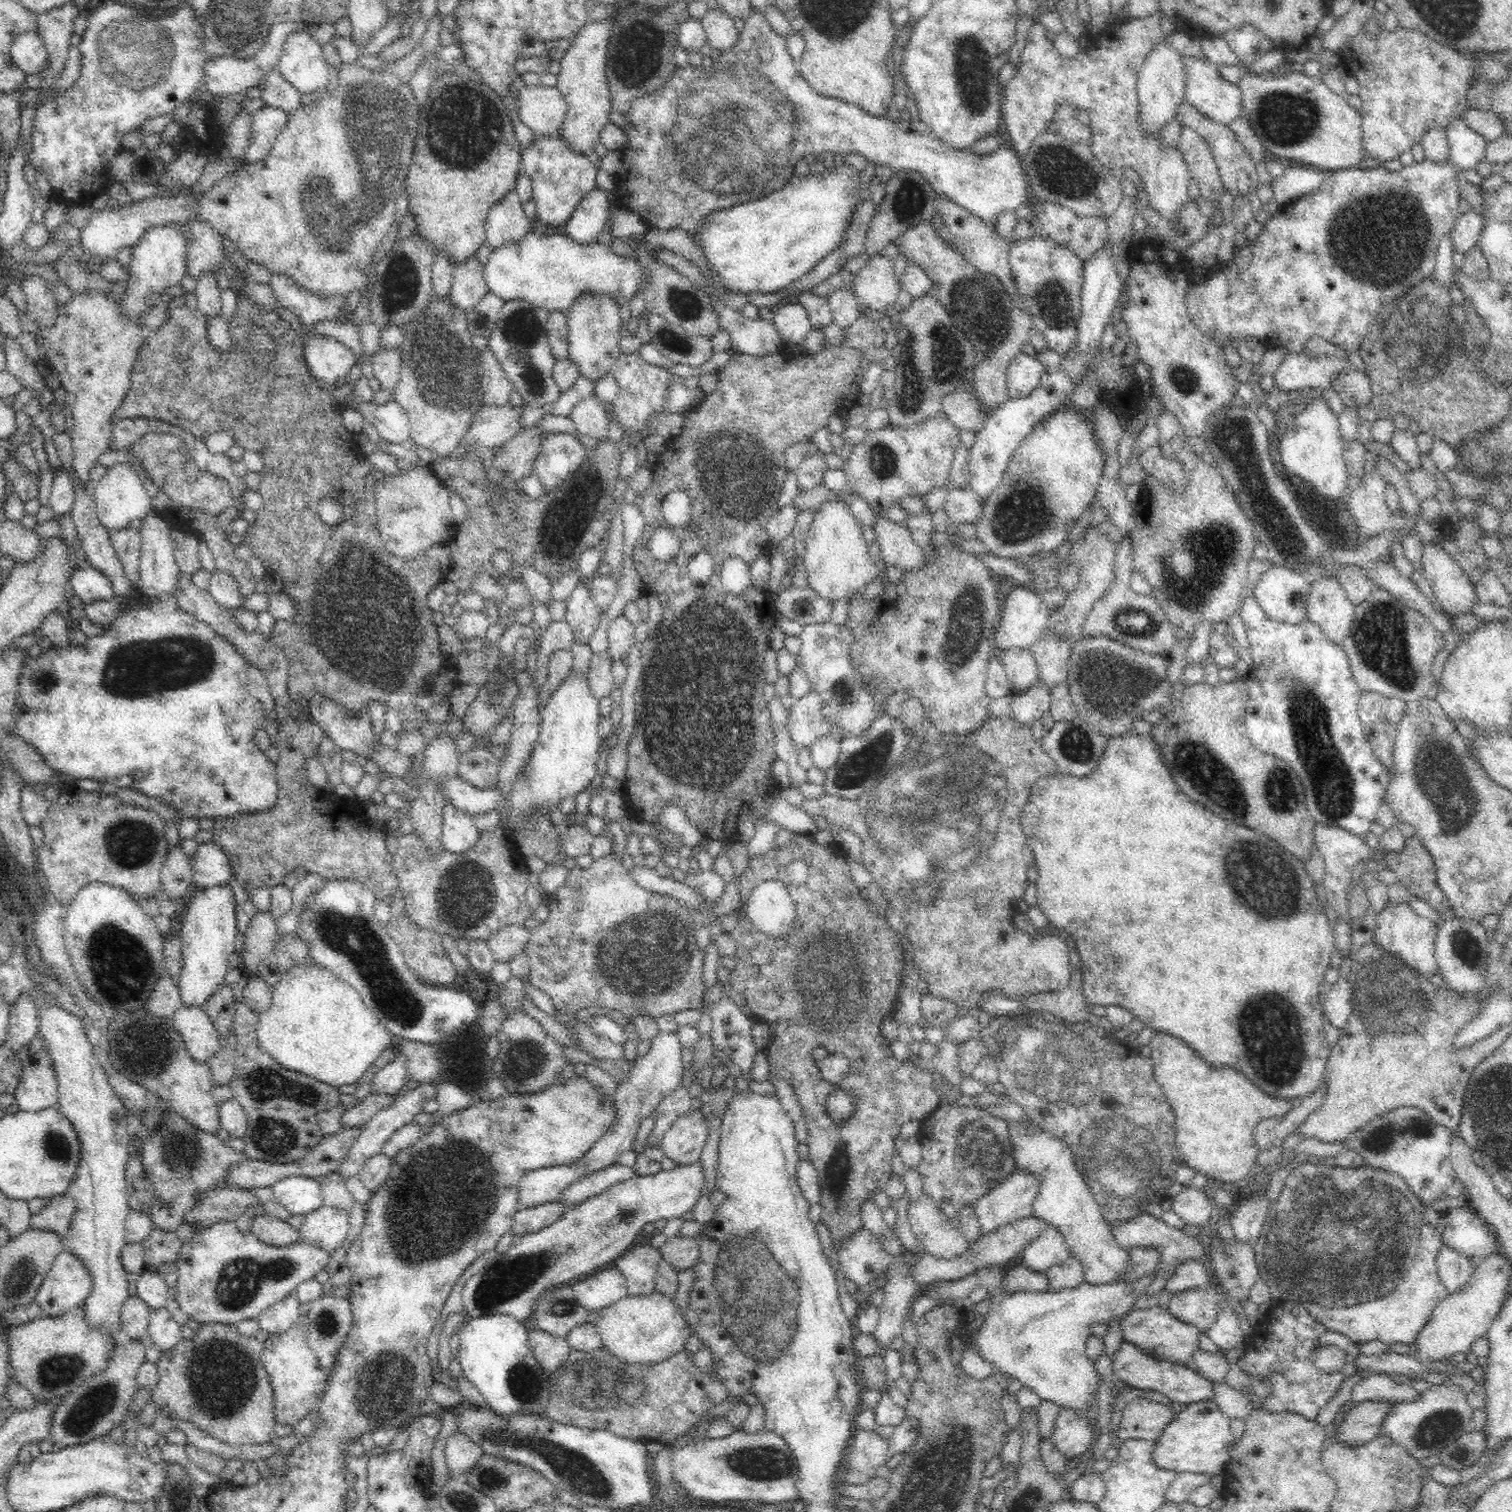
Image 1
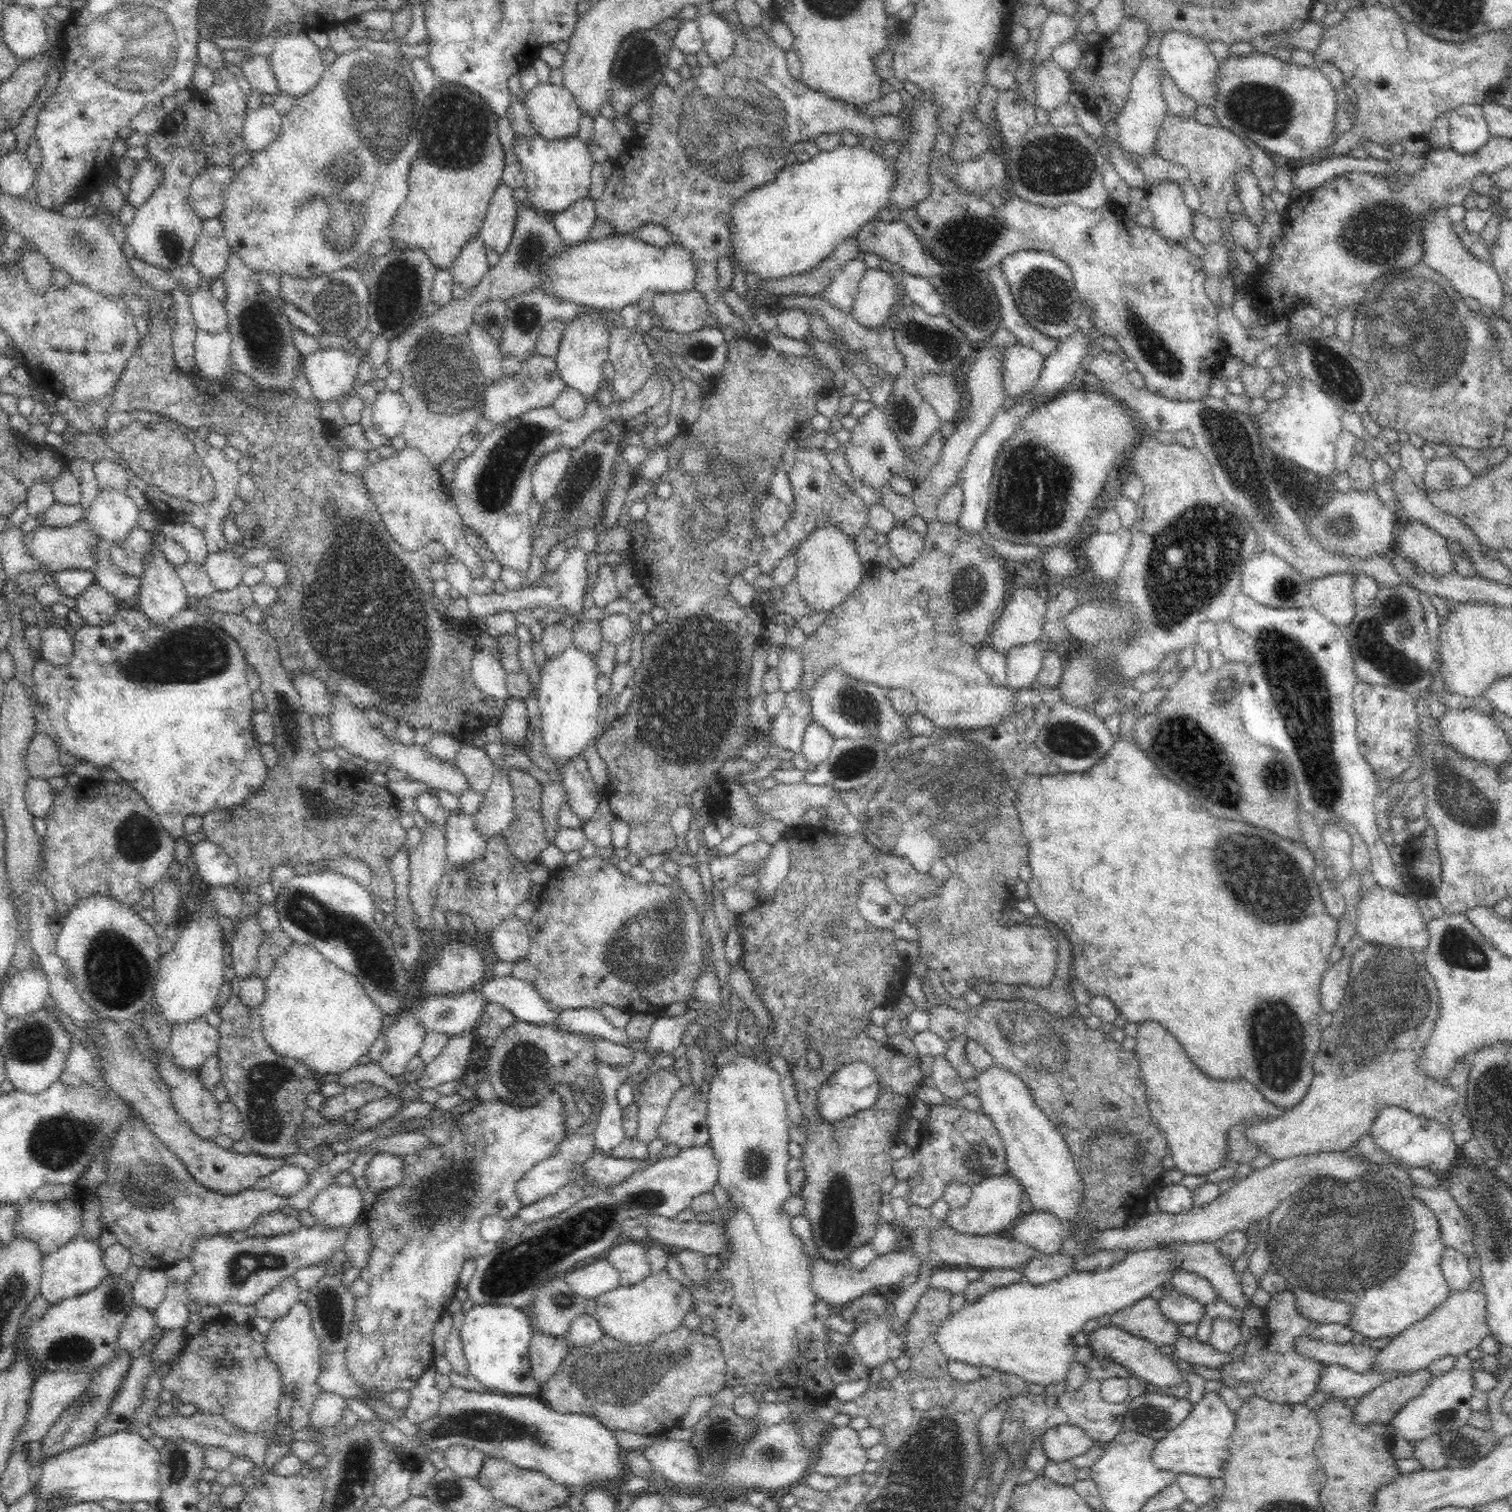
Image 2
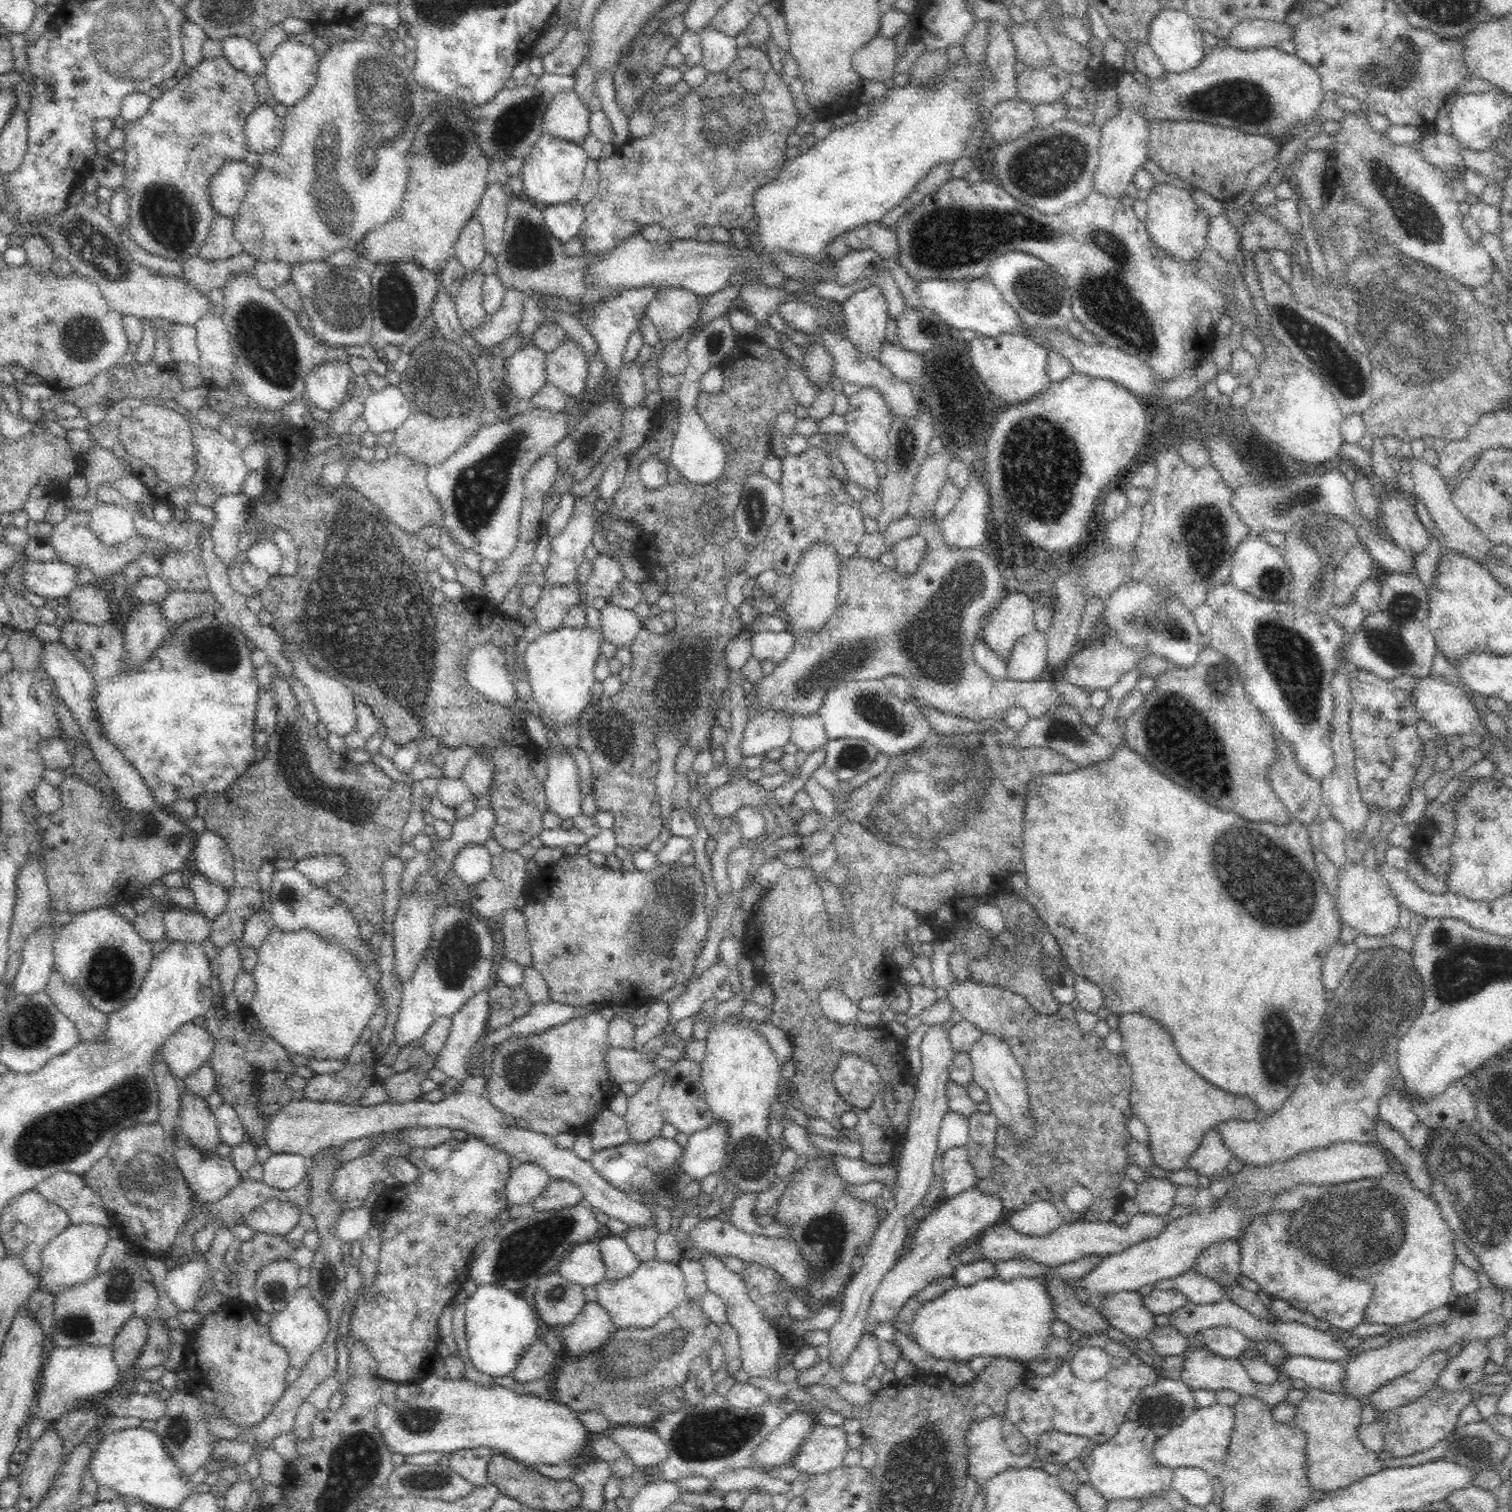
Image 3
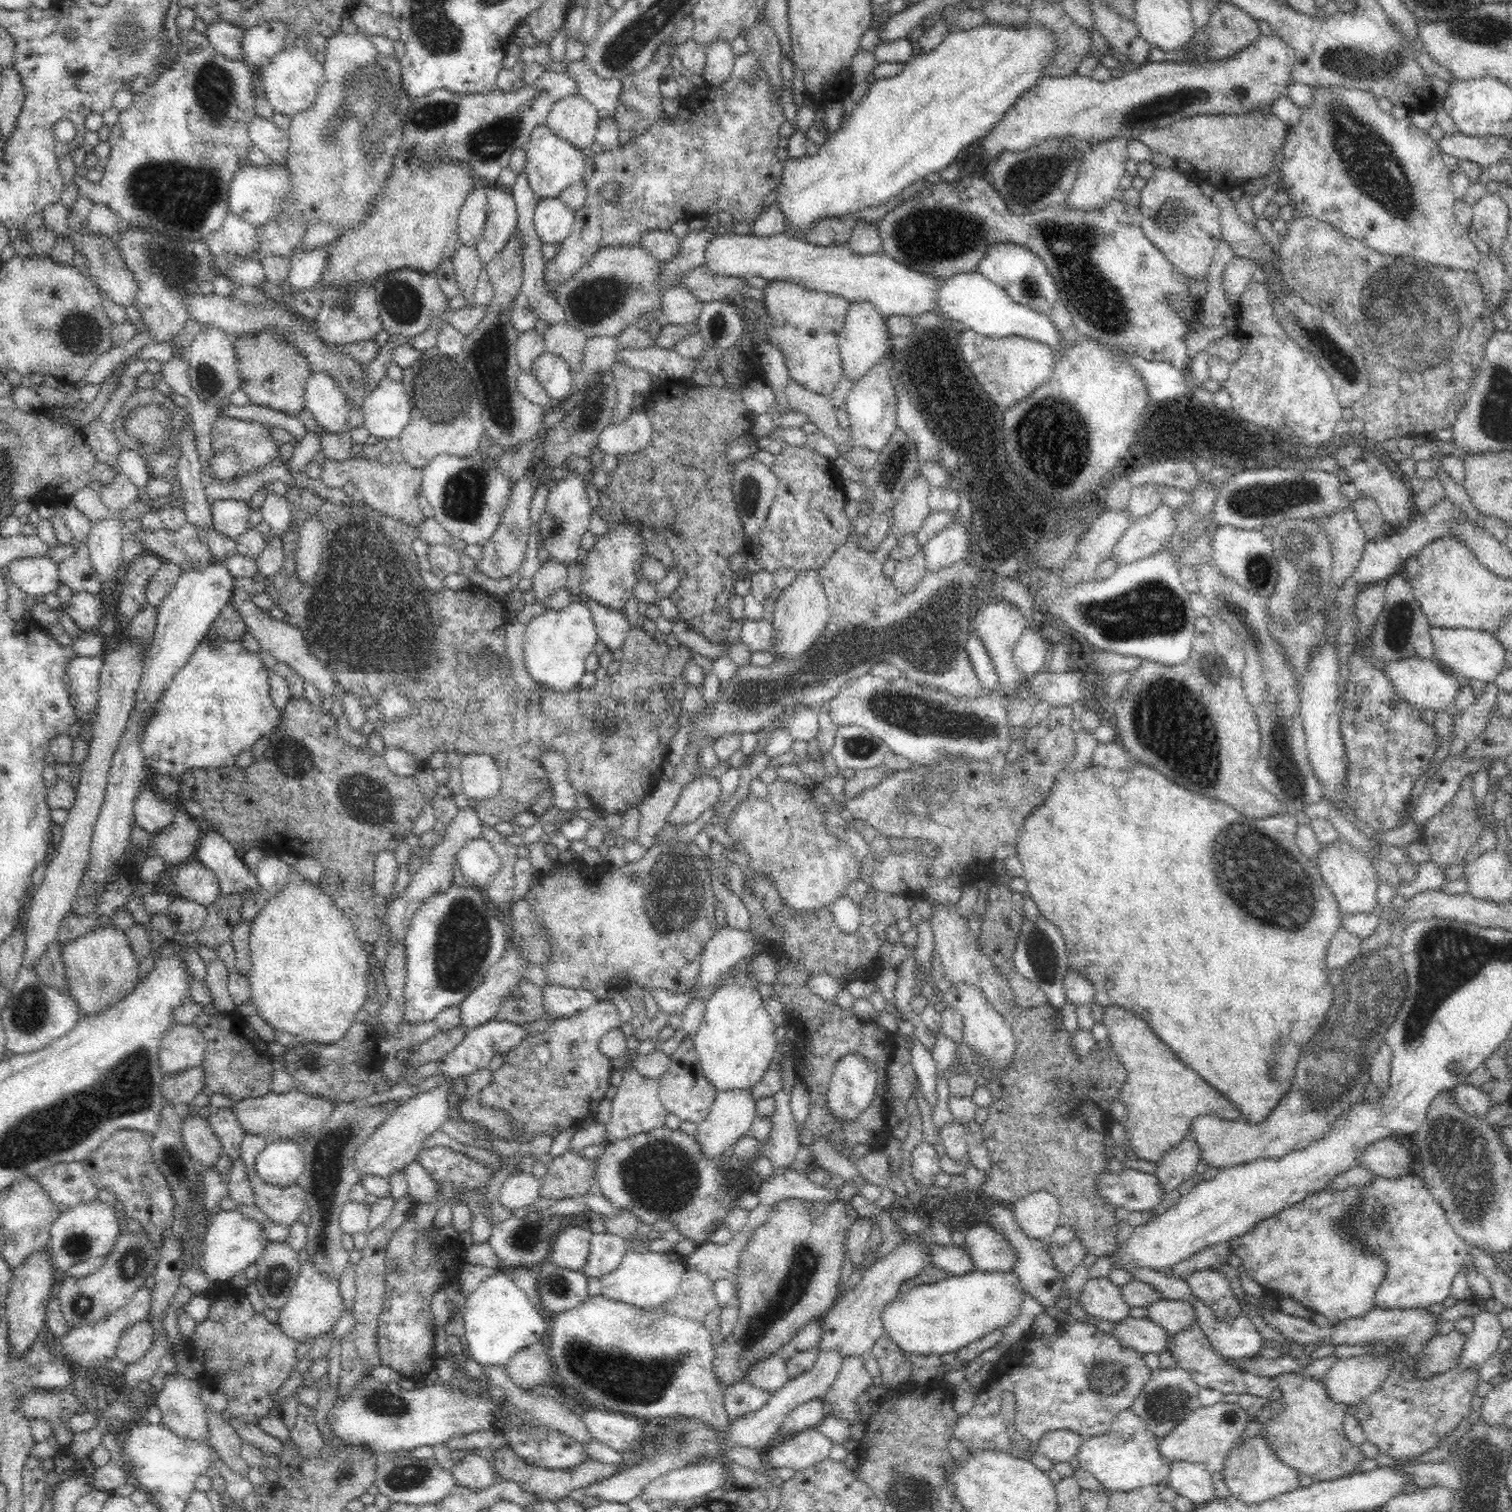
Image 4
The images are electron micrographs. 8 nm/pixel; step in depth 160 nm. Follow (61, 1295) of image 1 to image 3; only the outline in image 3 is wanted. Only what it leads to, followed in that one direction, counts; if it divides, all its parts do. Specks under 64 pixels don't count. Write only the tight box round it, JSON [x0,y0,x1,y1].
[36,1223,109,1296]

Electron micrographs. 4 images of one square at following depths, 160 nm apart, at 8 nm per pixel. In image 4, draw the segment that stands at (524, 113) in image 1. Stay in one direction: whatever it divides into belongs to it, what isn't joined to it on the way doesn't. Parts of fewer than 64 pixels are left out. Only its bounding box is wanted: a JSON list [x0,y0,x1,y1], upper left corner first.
[545,94,600,150]

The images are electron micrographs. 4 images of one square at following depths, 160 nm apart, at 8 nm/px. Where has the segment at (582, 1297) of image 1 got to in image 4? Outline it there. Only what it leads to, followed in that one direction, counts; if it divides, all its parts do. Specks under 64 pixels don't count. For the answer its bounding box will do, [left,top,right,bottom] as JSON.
[548,1226,593,1274]

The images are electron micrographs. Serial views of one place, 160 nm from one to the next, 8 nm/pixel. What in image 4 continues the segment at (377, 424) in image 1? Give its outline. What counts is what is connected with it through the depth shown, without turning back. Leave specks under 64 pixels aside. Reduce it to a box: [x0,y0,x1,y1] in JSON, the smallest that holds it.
[360,377,411,443]

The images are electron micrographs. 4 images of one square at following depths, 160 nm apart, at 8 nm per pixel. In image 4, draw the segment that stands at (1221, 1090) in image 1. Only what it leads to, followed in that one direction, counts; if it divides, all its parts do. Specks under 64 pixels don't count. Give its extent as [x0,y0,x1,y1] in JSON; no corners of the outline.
[1101,1006,1242,1164]

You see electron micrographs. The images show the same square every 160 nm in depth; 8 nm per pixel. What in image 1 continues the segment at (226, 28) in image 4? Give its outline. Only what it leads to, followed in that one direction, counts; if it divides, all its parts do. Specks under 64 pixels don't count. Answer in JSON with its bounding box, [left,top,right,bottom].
[259,71,304,116]

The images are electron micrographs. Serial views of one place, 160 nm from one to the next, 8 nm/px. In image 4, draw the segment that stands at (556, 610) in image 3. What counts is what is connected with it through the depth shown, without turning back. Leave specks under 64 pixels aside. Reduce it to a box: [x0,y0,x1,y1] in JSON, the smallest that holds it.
[533,560,568,604]

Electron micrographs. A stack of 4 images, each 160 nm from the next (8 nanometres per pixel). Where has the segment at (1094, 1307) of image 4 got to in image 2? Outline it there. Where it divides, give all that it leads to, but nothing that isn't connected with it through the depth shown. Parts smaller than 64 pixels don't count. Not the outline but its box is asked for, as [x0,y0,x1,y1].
[1111,1297,1182,1347]

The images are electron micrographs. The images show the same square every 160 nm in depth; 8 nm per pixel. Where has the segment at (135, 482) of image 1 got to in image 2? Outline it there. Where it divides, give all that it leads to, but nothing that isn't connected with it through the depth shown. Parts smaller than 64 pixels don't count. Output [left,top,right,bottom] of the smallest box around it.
[86,488,141,542]

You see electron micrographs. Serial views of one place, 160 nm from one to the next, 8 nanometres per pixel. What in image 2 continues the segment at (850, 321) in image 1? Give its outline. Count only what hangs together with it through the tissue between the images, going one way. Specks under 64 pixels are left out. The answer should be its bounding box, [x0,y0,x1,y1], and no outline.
[821,256,867,321]

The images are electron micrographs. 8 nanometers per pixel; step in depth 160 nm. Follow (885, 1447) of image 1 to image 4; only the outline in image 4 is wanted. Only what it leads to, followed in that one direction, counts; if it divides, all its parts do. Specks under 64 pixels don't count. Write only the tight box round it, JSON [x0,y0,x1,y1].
[762,1428,834,1472]

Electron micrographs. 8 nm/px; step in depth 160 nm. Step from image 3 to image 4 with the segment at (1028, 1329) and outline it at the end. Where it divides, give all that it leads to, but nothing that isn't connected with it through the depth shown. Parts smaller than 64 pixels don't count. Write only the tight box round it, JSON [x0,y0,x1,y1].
[883,1271,1025,1356]

